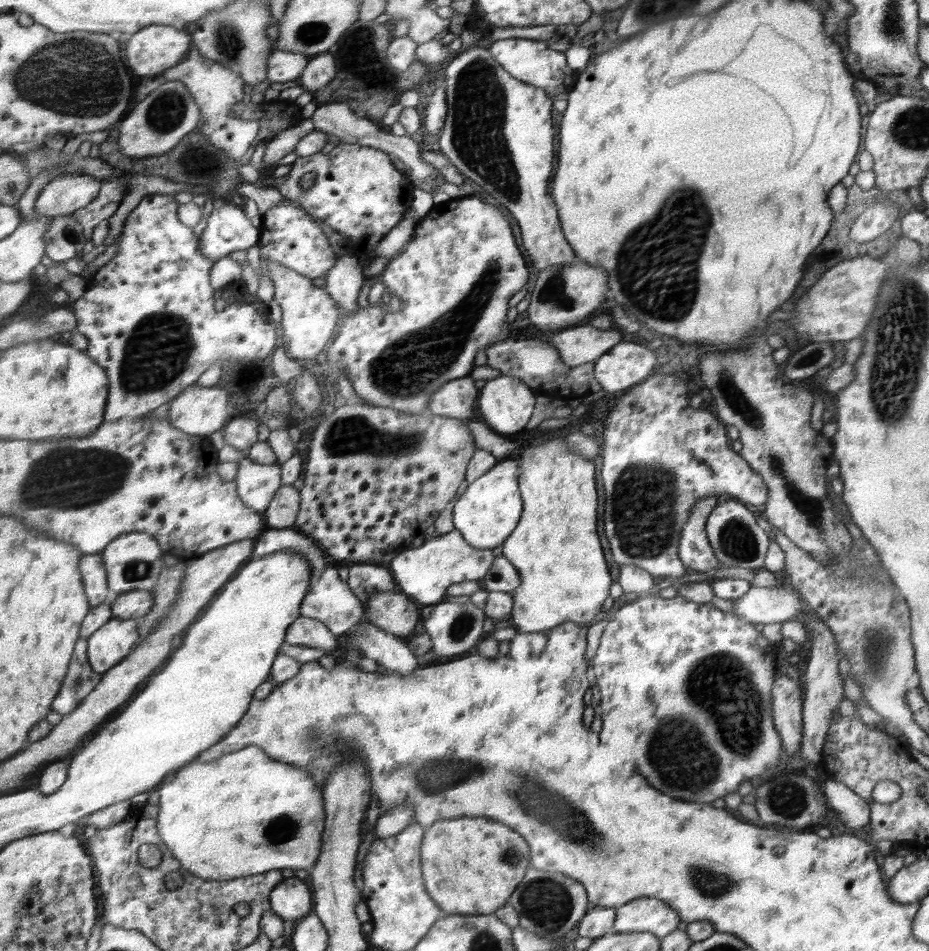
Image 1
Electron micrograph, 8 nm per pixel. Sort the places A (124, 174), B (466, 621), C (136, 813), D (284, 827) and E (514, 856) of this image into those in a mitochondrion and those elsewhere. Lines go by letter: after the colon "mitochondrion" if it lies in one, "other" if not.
A: other
B: mitochondrion
C: other
D: mitochondrion
E: mitochondrion

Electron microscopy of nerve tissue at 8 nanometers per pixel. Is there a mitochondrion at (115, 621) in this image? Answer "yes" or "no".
no

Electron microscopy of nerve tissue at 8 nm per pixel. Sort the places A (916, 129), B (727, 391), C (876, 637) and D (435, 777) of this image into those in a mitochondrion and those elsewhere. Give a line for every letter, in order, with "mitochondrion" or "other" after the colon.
A: mitochondrion
B: mitochondrion
C: mitochondrion
D: mitochondrion

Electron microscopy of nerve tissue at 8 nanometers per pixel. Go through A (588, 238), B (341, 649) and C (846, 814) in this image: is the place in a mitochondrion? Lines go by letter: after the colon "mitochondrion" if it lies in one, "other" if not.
A: other
B: other
C: other

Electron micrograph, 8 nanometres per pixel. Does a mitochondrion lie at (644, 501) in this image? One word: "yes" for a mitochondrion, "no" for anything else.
yes

